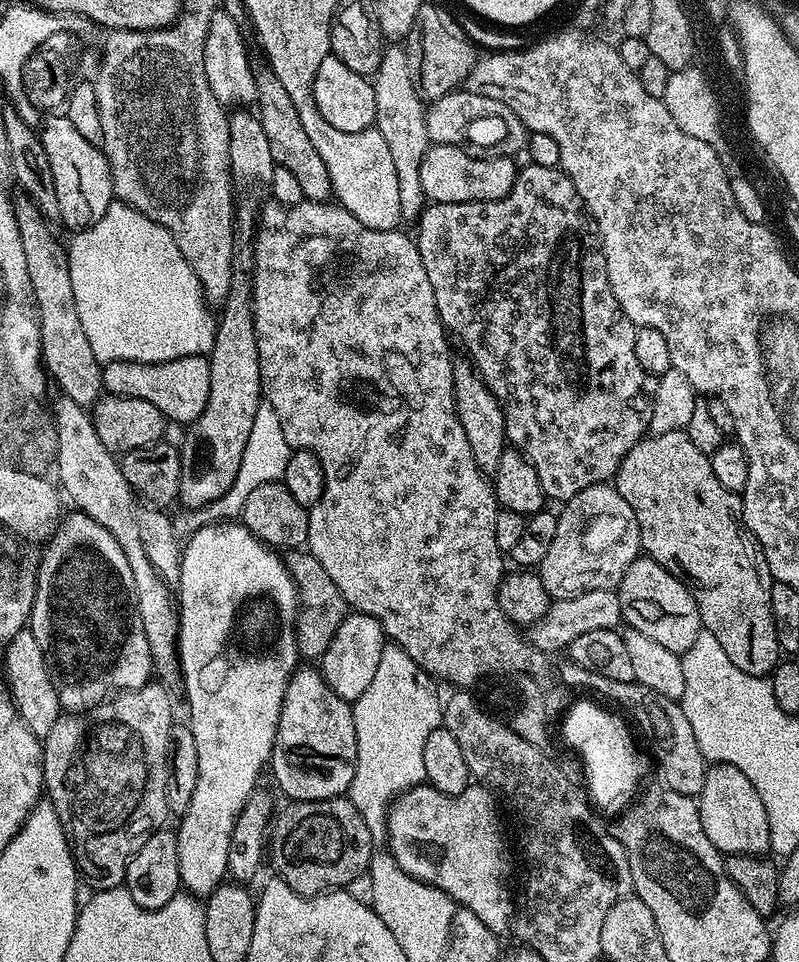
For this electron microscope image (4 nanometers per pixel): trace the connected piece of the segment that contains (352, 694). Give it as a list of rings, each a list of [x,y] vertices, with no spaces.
[[[349,611],[342,626],[338,626],[338,634],[334,634],[334,642],[330,642],[326,654],[318,661],[320,673],[324,675],[330,690],[338,694],[338,698],[349,702],[362,698],[378,671],[385,643],[384,631],[375,618],[365,612]]]

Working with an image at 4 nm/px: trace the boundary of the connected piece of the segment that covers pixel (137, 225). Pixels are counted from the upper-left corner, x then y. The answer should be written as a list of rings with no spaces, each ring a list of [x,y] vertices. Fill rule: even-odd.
[[[115,198],[110,202],[106,214],[97,224],[90,228],[77,231],[72,240],[72,245],[67,245],[68,269],[70,270],[70,282],[74,286],[74,302],[78,302],[78,318],[82,318],[82,330],[86,330],[86,338],[90,338],[90,347],[94,349],[94,354],[100,359],[101,365],[119,360],[129,360],[130,362],[166,362],[174,358],[186,358],[187,356],[202,356],[211,353],[216,337],[217,317],[208,313],[209,301],[204,299],[204,291],[194,274],[194,270],[186,262],[186,258],[178,250],[174,238],[167,228],[163,228],[158,222],[154,222],[149,216],[144,216],[136,208],[125,204],[122,200]]]

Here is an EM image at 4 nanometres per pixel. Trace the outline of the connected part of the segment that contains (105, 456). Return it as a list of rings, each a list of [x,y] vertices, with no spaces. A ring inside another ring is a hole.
[[[60,394],[50,405],[58,436],[58,448],[54,461],[54,472],[60,475],[59,487],[63,495],[73,500],[75,507],[84,512],[98,526],[106,526],[114,538],[118,538],[118,546],[122,546],[122,554],[126,554],[126,562],[130,562],[130,574],[134,578],[133,590],[138,598],[138,614],[142,618],[142,630],[146,630],[146,642],[150,642],[152,667],[155,675],[165,685],[179,685],[180,674],[180,613],[178,600],[173,589],[150,566],[150,558],[146,558],[146,549],[142,546],[142,538],[138,538],[138,500],[131,486],[120,469],[120,461],[106,446],[102,446],[102,438],[98,438],[98,430],[94,430],[91,411],[85,405],[74,402],[74,398]]]

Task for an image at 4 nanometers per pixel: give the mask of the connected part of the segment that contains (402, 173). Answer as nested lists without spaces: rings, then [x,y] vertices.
[[[385,47],[382,62],[372,80],[372,89],[376,103],[374,126],[382,134],[382,138],[386,138],[386,146],[394,162],[394,171],[398,173],[400,215],[405,221],[415,221],[426,207],[420,167],[422,158],[430,147],[430,141],[424,118],[426,104],[420,99],[418,90],[414,90],[414,82],[408,65],[408,53],[403,47]]]

